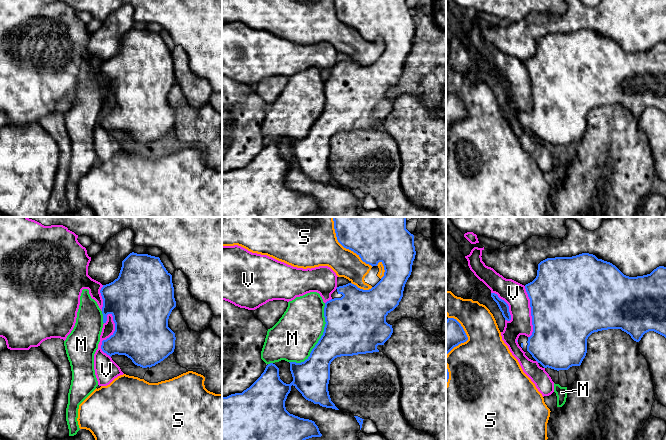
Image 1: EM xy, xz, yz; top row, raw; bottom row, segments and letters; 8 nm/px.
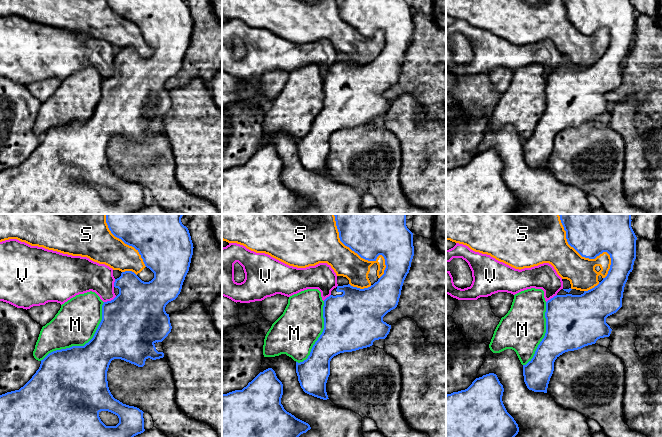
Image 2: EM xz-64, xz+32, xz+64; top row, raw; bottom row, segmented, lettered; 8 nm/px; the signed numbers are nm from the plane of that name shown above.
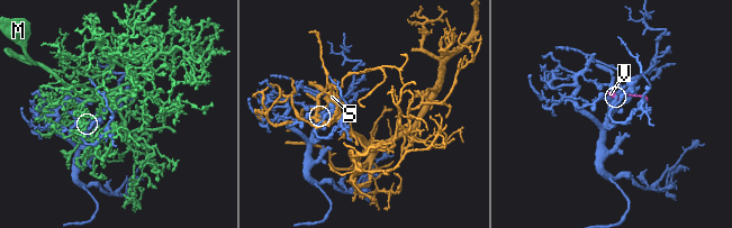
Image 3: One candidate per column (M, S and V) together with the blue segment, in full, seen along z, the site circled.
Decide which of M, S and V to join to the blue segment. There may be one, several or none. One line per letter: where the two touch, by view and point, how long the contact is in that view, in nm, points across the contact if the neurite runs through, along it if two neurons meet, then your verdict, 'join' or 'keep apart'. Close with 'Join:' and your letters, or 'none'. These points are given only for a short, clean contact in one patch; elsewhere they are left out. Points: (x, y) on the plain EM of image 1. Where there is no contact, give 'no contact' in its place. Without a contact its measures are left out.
M: meets blue in xz at (319, 115); contact 550 nm long; keep apart
S: meets blue in xz at (347, 24); contact 460 nm long; keep apart
V: meets blue in xy at (110, 112); contact 360 nm long; keep apart
Join: none

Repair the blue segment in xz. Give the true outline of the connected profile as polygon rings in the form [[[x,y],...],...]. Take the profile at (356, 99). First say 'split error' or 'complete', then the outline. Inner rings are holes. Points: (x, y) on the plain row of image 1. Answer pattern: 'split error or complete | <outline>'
split error | [[[334,0],[334,5],[338,18],[344,24],[356,29],[363,38],[372,43],[381,38],[385,46],[384,52],[369,66],[360,65],[352,59],[336,64],[331,70],[332,75],[325,79],[324,108],[312,125],[310,132],[301,139],[289,138],[293,153],[290,160],[286,160],[280,155],[279,144],[270,139],[261,152],[242,169],[222,173],[222,217],[305,217],[312,213],[321,213],[322,210],[314,197],[300,194],[286,186],[285,177],[291,167],[291,162],[293,161],[306,176],[322,183],[339,186],[331,177],[328,167],[331,138],[341,132],[379,128],[377,122],[384,121],[391,113],[393,104],[386,98],[386,92],[399,81],[405,60],[411,51],[416,31],[414,11],[406,5],[406,0]]]

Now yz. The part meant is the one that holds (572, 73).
split error | [[[582,29],[572,33],[547,34],[538,40],[536,54],[532,58],[526,60],[525,65],[530,75],[533,108],[530,113],[520,111],[517,118],[524,128],[528,127],[544,144],[548,143],[559,147],[568,146],[572,142],[580,142],[587,129],[588,113],[592,109],[602,106],[621,105],[629,110],[636,118],[639,118],[643,111],[649,107],[654,107],[666,114],[666,43],[664,42],[657,43],[647,51],[629,53],[624,51],[612,39],[598,35],[595,31],[589,29]]]

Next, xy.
complete | [[[130,29],[123,37],[117,55],[103,61],[103,99],[107,91],[113,92],[114,109],[102,117],[101,125],[109,131],[125,131],[142,144],[152,143],[163,137],[175,125],[175,109],[168,103],[168,95],[176,83],[172,51],[159,33]]]

